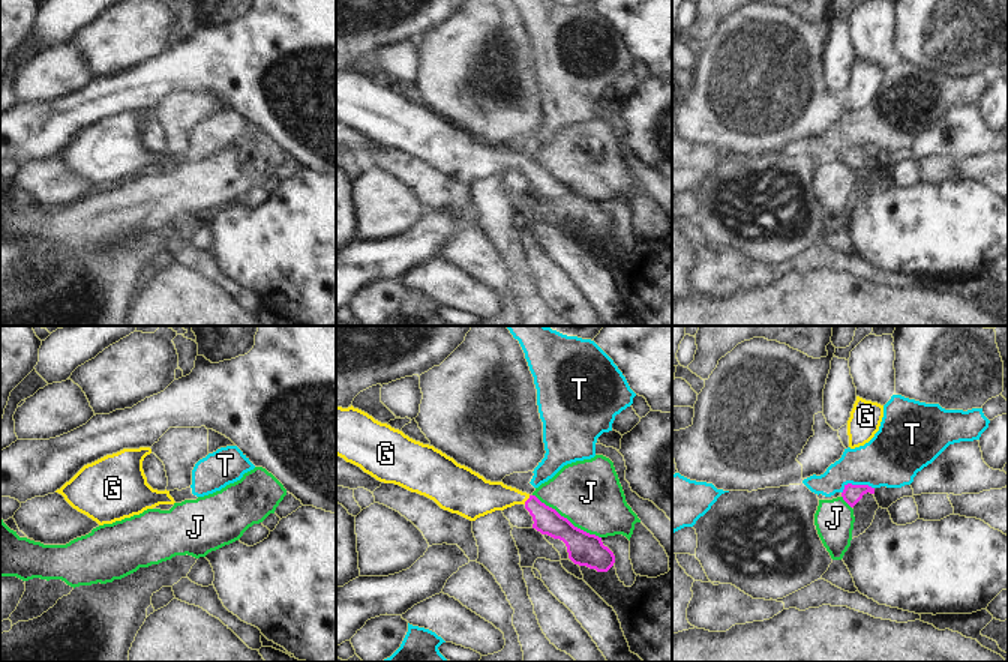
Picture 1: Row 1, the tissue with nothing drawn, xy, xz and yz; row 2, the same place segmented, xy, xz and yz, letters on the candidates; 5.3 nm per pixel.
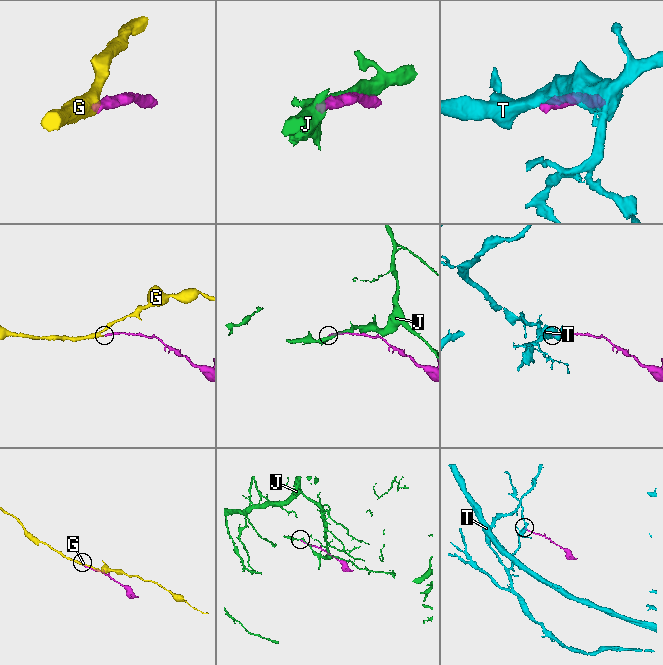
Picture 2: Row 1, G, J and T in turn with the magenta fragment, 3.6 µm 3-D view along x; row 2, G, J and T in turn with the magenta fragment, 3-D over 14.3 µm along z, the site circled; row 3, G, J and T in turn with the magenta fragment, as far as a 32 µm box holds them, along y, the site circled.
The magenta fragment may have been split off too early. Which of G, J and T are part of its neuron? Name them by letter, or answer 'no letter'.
G

